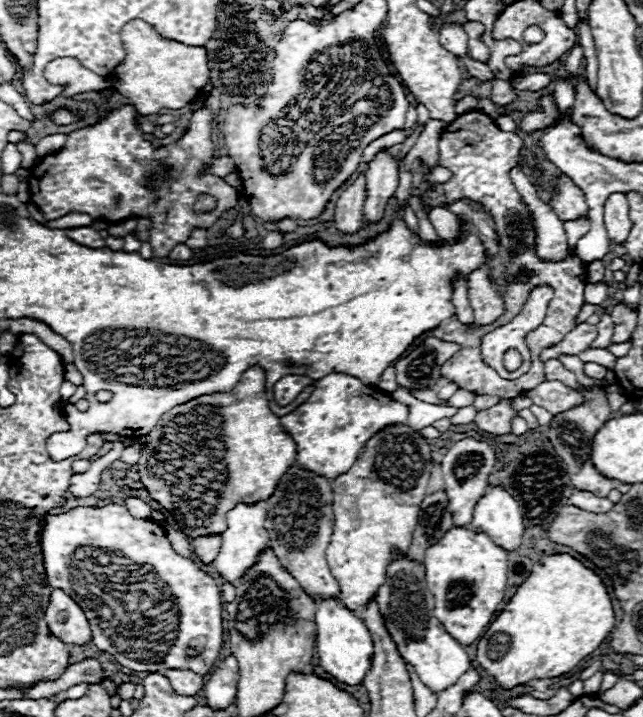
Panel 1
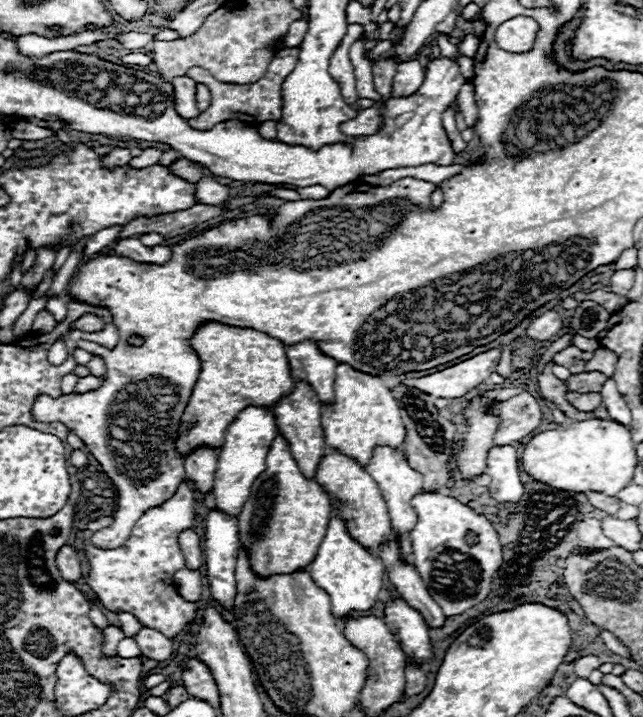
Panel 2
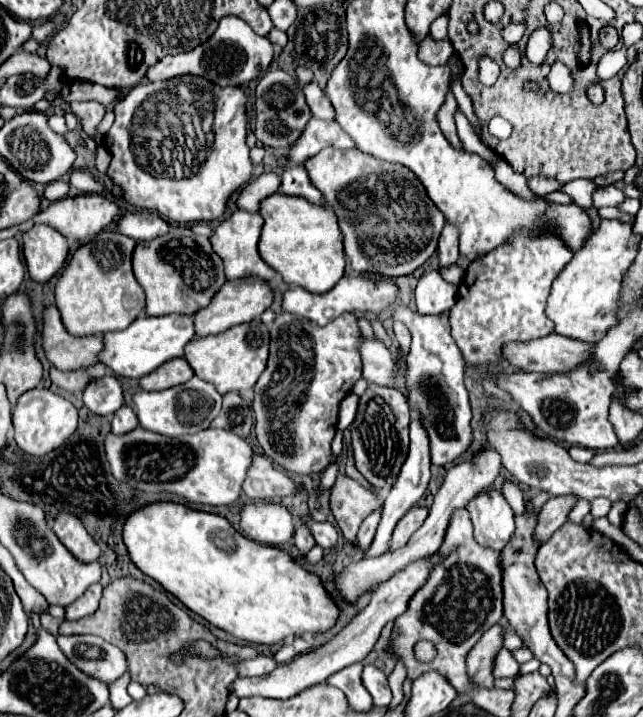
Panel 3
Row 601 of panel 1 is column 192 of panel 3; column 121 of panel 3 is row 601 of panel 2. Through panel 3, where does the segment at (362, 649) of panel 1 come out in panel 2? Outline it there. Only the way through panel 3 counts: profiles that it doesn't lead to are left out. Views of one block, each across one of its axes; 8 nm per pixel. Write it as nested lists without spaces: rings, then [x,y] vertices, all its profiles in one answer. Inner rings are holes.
[[[334,498],[326,536],[318,546],[316,558],[312,560],[308,570],[312,580],[330,596],[334,616],[348,616],[352,614],[352,610],[368,610],[374,606],[374,602],[378,600],[378,592],[382,590],[384,564],[376,554],[366,550],[348,534],[346,522],[338,516],[338,508],[340,508],[340,500]]]

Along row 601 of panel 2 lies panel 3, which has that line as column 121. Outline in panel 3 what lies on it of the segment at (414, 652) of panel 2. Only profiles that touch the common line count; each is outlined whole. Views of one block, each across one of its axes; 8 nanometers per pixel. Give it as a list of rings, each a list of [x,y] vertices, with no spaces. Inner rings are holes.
[[[112,374],[90,382],[82,390],[82,400],[90,412],[100,414],[100,416],[114,414],[124,404],[120,382]]]

